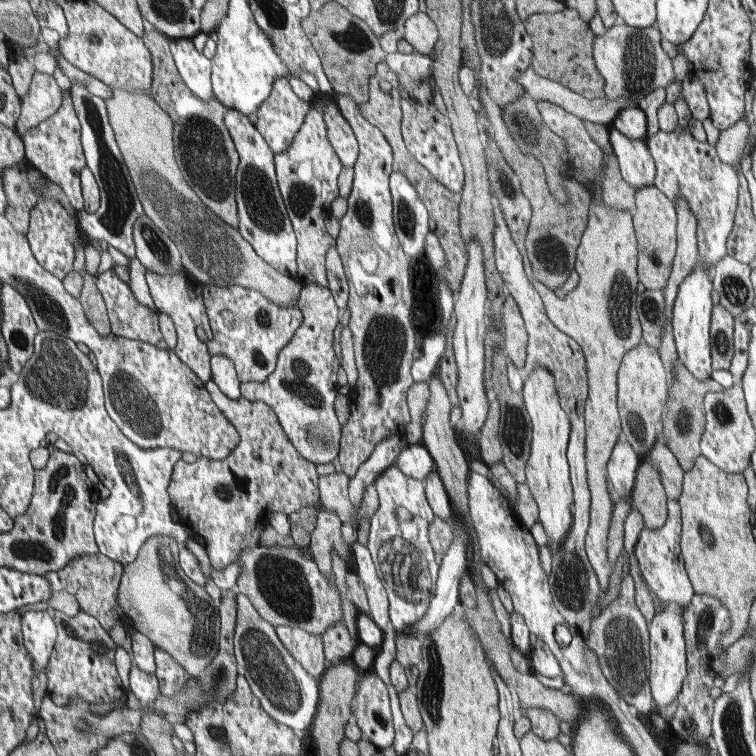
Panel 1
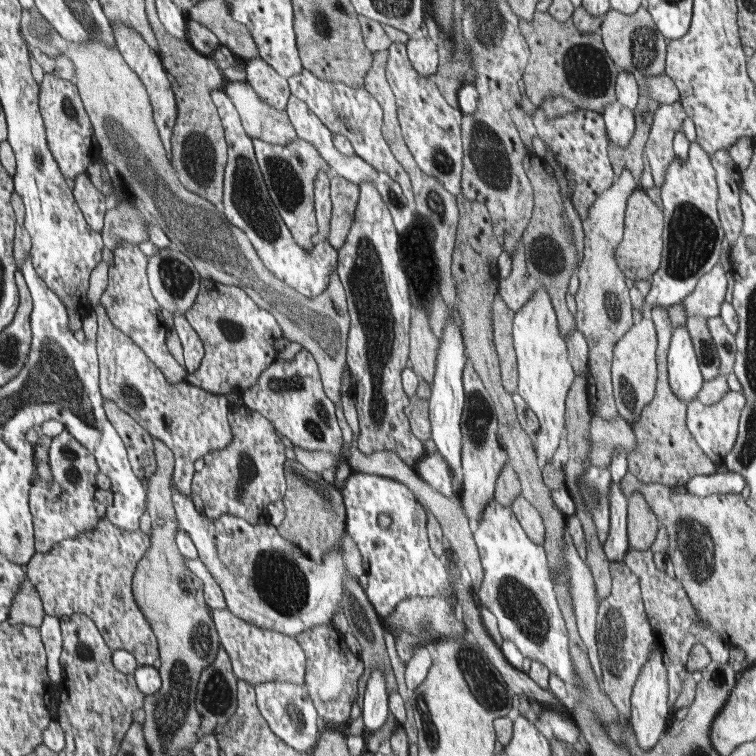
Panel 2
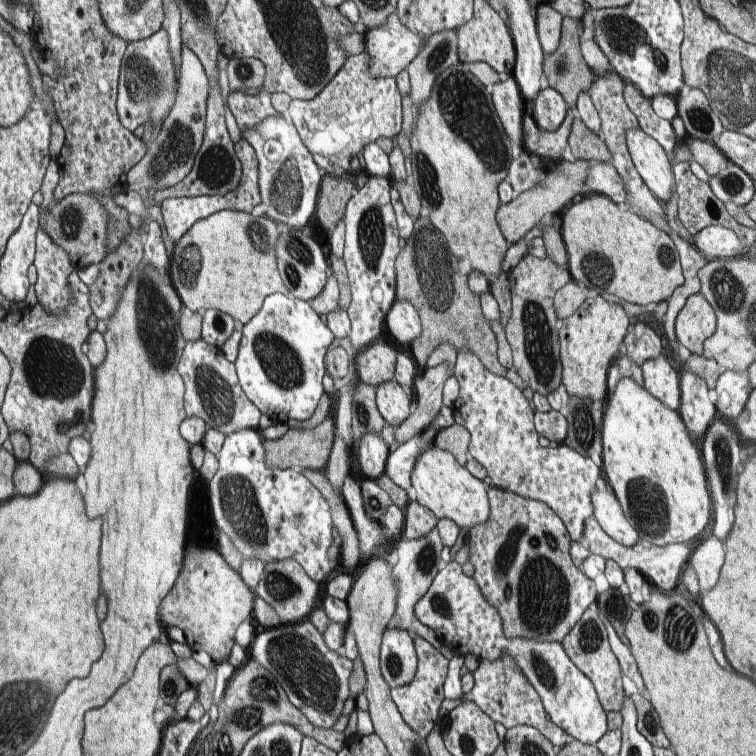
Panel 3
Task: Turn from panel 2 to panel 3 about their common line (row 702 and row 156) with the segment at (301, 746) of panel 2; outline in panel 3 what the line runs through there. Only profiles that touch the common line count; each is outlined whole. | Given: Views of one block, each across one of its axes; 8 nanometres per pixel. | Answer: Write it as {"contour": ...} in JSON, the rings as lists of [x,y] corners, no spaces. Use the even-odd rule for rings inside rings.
{"contour":[[[272,115],[256,129],[243,130],[241,135],[243,141],[254,147],[260,160],[261,203],[267,208],[266,216],[294,228],[306,228],[306,222],[316,210],[323,177],[294,123],[286,116]]]}

